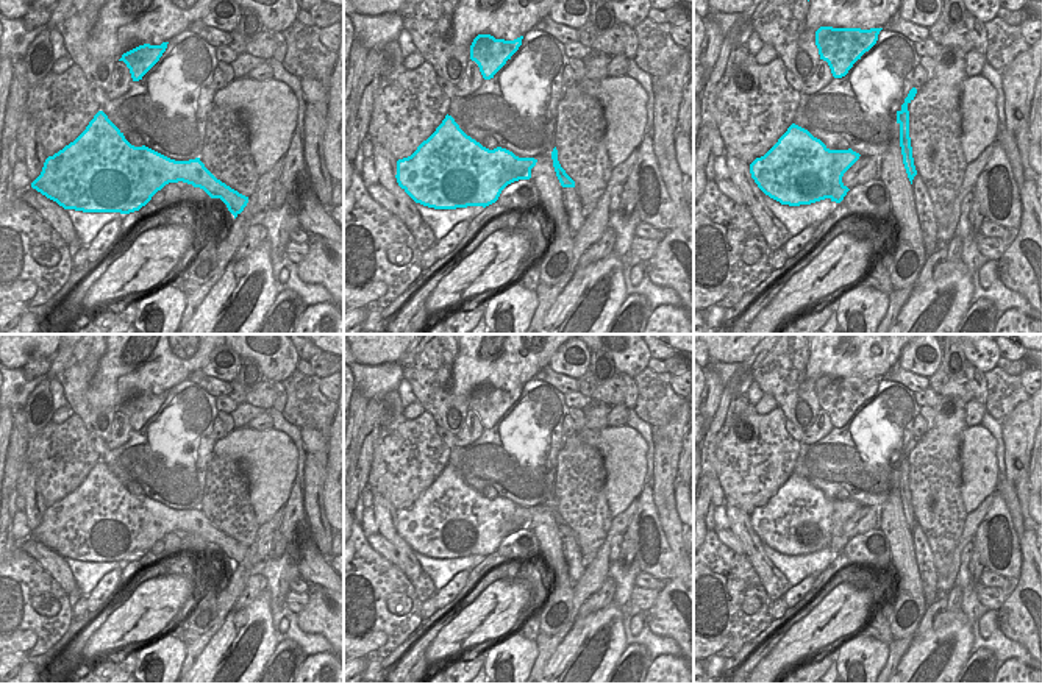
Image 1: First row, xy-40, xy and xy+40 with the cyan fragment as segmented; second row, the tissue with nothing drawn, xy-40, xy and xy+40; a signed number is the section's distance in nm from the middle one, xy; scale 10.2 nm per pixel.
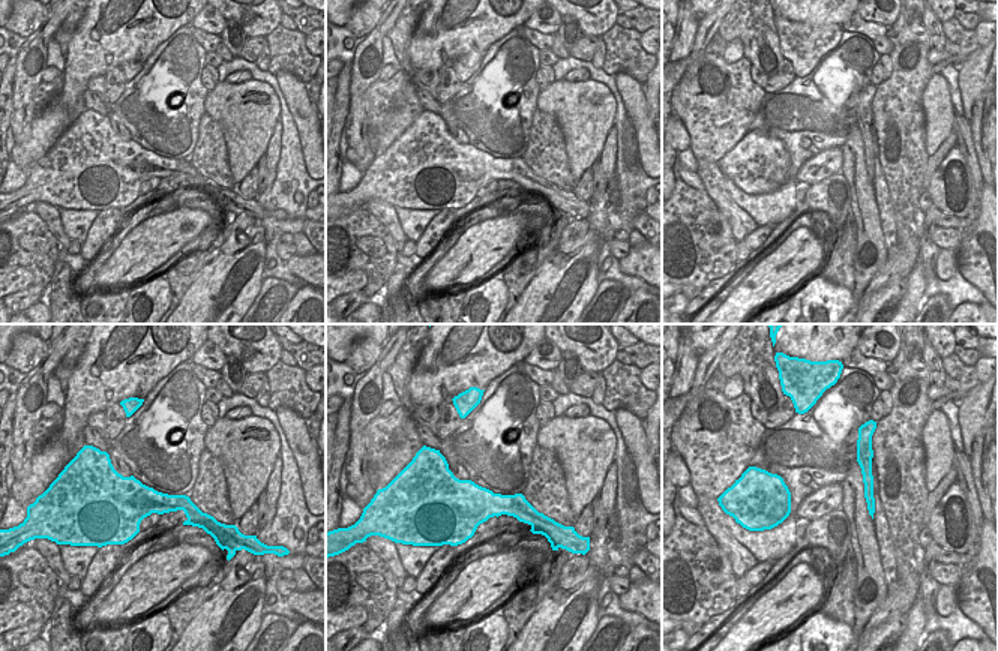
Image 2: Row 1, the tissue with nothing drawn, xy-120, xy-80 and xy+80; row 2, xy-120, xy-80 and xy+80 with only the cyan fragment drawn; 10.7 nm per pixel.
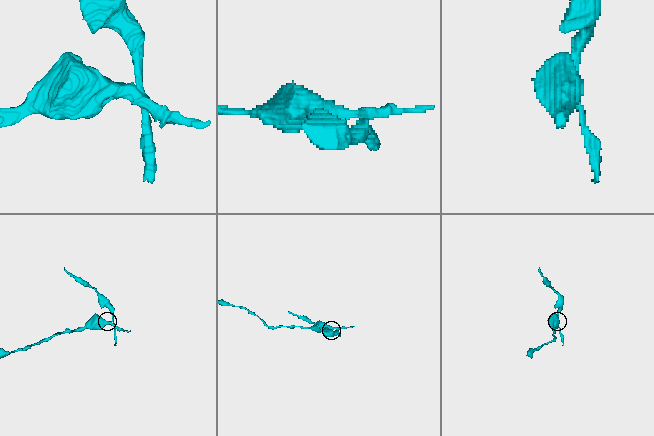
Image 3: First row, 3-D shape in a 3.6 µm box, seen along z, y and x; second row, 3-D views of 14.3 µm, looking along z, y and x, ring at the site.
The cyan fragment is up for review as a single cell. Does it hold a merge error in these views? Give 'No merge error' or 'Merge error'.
Merge error

